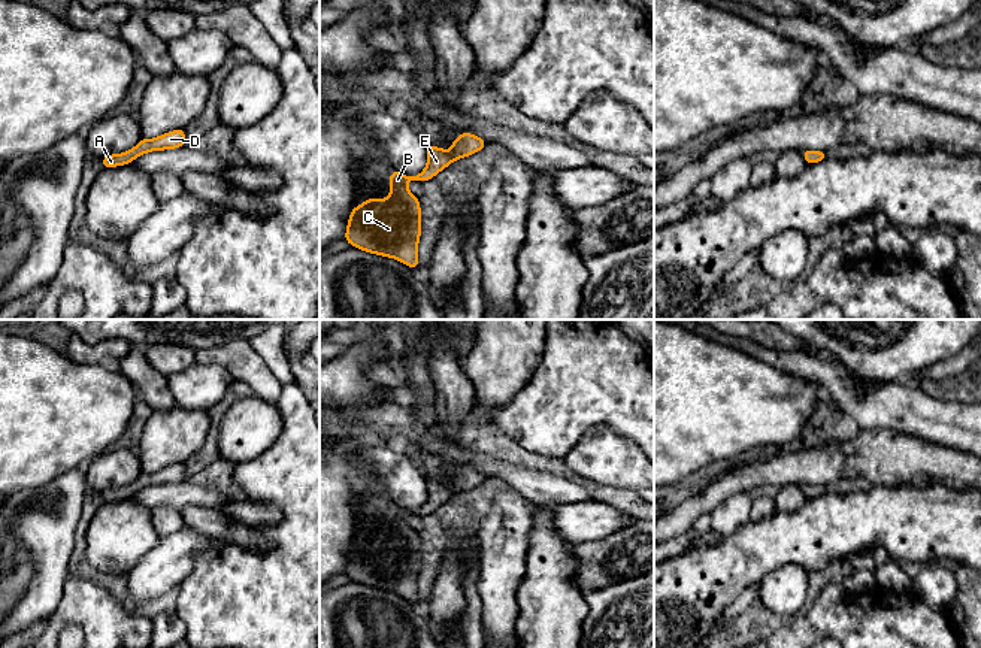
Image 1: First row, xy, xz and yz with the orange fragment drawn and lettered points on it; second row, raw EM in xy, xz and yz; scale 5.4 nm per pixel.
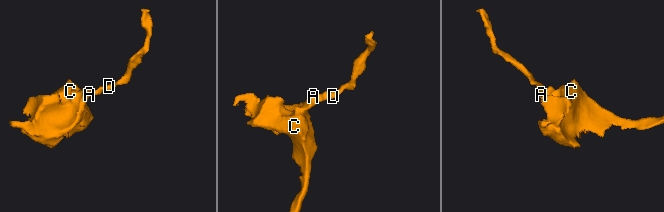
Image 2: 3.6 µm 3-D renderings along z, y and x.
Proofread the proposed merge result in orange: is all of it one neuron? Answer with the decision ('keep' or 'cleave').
keep

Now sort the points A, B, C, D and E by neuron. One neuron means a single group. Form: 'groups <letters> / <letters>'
groups A B C D E

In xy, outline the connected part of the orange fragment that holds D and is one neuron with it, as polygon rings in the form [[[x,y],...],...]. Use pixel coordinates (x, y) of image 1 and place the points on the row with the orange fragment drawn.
[[[178,128],[154,139],[143,137],[133,149],[128,149],[122,154],[106,155],[100,158],[100,161],[105,166],[105,169],[115,167],[115,166],[125,166],[146,152],[175,149],[184,145],[187,145],[185,130]]]

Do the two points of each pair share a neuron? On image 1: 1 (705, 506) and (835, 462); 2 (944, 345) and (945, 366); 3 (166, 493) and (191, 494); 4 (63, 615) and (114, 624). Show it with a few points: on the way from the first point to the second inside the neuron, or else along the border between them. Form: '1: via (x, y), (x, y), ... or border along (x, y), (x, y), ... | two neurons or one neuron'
1: via (738, 480), (765, 471), (802, 468) | one neuron
2: border along (965, 347), (914, 375) | two neurons
3: via (172, 494), (185, 494) | one neuron
4: via (75, 615), (99, 615), (102, 618) | one neuron

